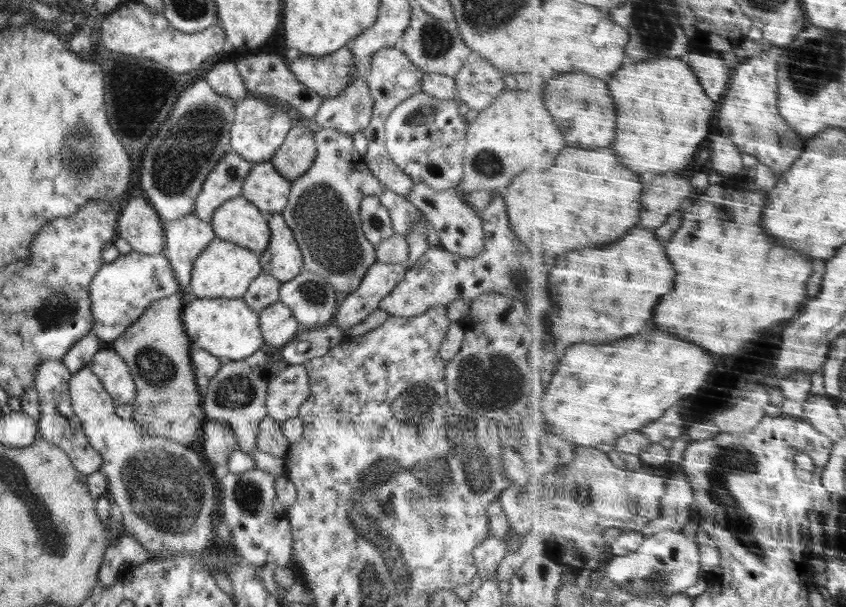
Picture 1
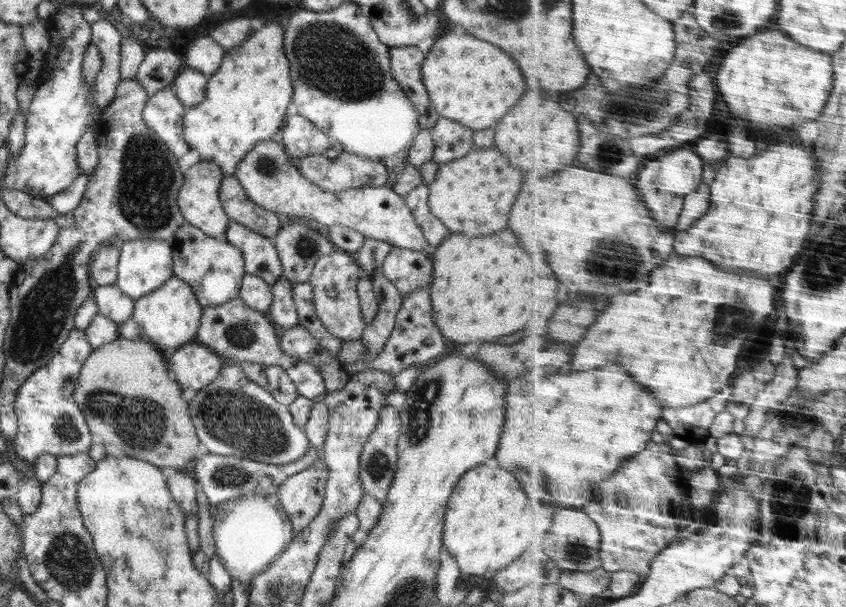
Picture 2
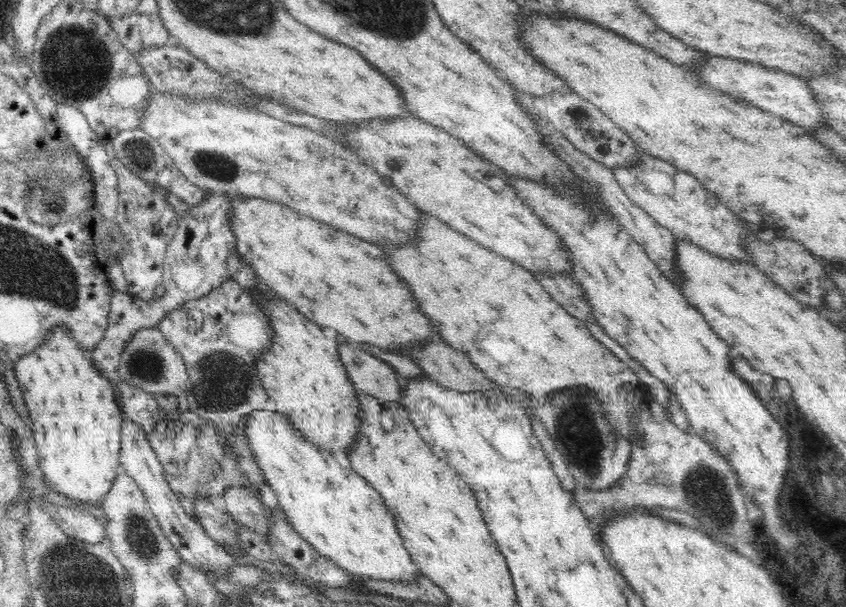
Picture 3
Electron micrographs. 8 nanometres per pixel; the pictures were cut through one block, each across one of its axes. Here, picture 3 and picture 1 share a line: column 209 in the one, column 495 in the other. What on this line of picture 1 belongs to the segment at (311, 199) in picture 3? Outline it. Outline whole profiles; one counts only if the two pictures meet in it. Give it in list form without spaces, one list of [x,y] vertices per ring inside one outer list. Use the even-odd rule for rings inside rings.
[[[504,89],[488,108],[479,111],[474,120],[467,123],[466,148],[463,156],[462,181],[453,188],[461,195],[472,193],[474,190],[488,190],[500,194],[510,185],[514,177],[524,172],[524,168],[548,170],[556,164],[560,152],[568,146],[560,125],[546,108],[544,92],[530,92],[528,89]]]

